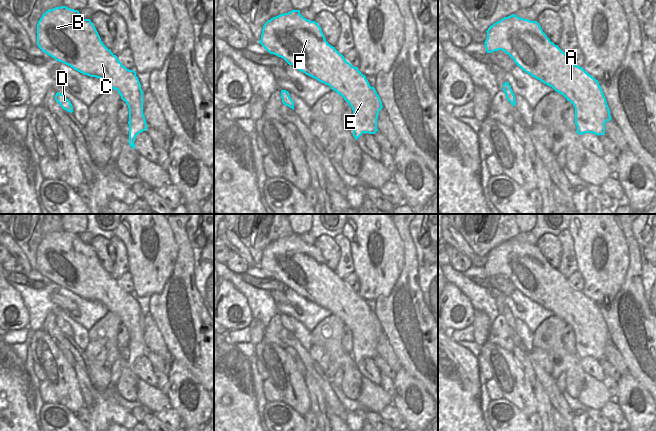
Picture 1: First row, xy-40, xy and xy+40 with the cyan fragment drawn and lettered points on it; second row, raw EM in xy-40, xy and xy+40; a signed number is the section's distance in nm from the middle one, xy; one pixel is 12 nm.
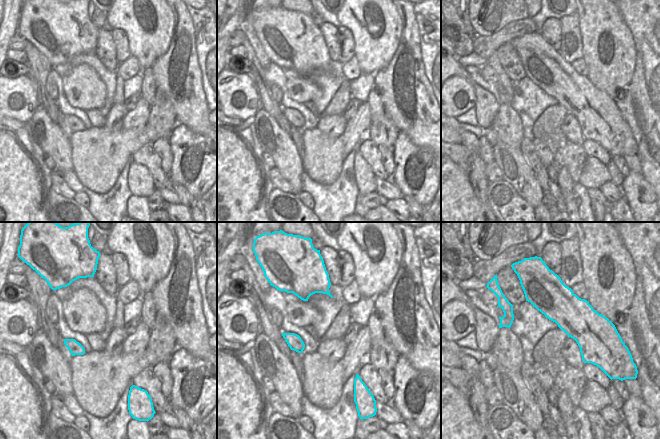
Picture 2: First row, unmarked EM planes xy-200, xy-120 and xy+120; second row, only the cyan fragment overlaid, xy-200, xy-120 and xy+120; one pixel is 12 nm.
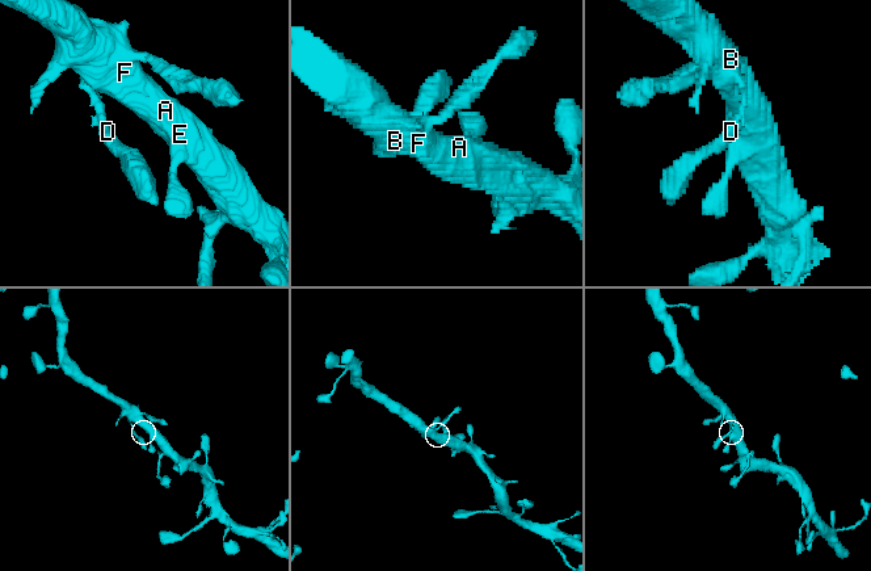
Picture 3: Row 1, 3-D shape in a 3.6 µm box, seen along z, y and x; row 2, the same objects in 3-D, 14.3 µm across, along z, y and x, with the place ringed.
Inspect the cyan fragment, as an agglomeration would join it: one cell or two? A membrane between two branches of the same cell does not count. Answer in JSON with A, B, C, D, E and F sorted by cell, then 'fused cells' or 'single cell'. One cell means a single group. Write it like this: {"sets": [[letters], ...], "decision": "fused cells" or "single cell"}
{"sets": [["A", "B", "C", "D", "E", "F"]], "decision": "single cell"}

